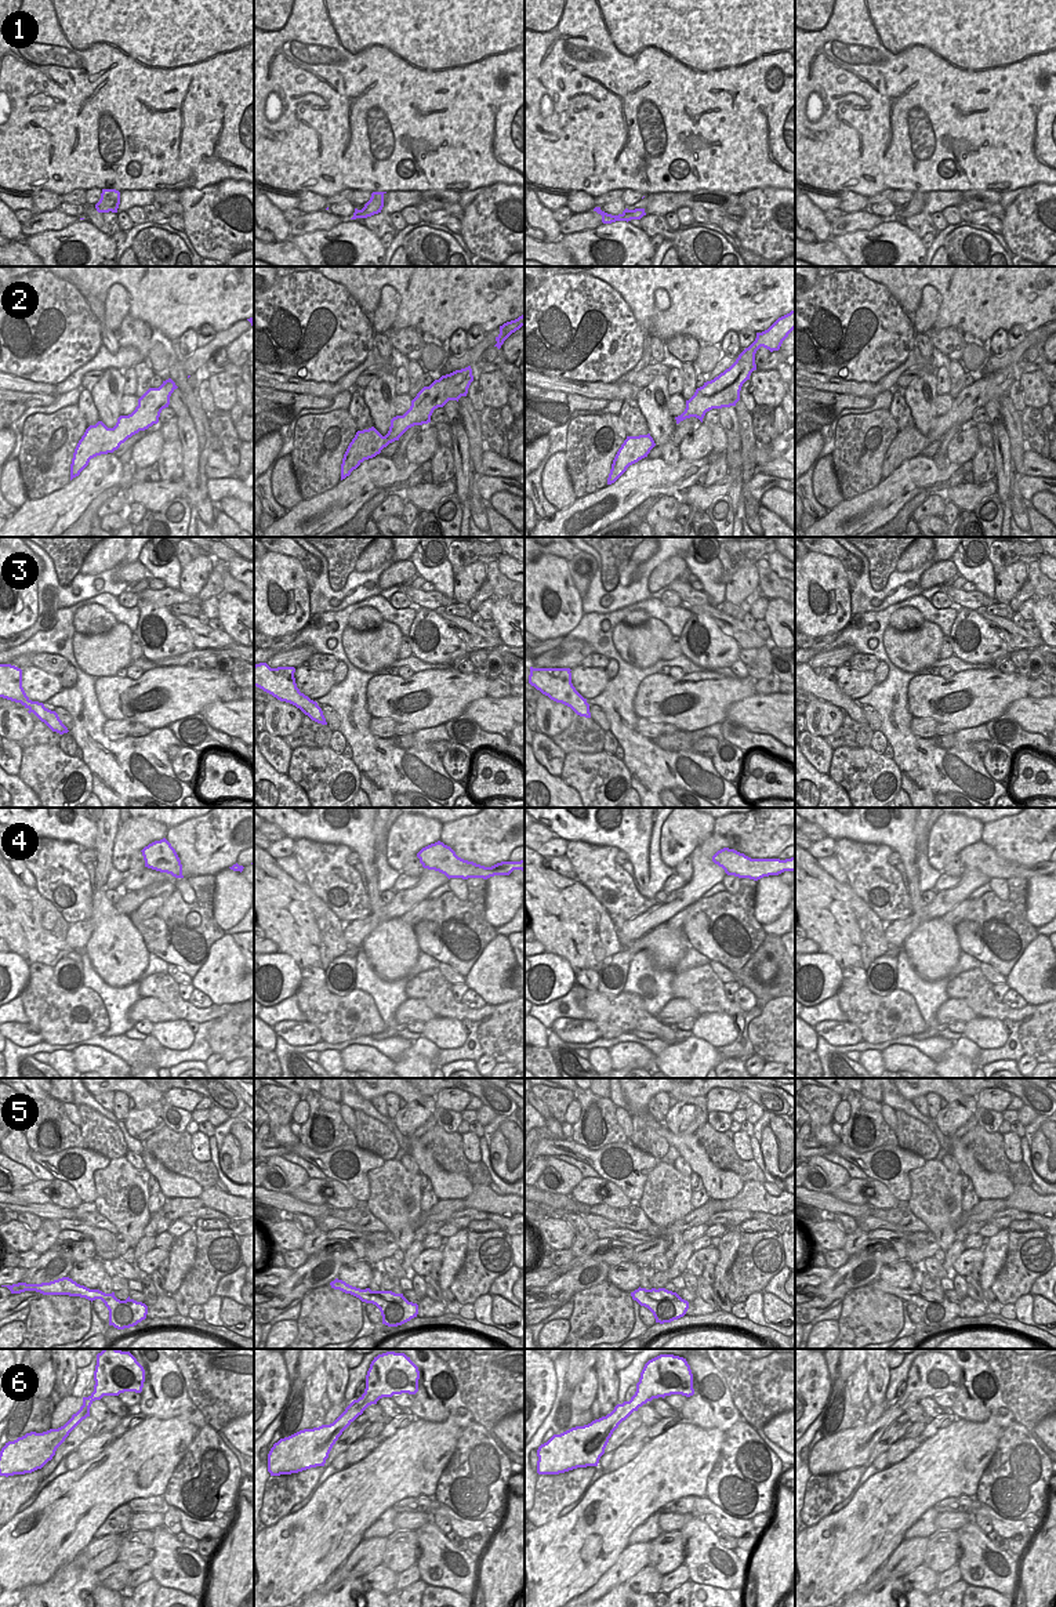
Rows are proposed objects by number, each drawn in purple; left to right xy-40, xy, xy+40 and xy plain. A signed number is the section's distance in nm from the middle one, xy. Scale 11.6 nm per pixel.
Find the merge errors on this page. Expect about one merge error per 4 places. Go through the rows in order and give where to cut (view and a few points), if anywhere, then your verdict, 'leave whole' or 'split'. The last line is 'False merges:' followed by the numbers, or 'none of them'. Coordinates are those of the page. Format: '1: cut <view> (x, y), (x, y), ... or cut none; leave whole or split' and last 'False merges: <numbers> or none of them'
1: cut none; leave whole
2: cut none; leave whole
3: cut none; leave whole
4: cut none; leave whole
5: cut none; leave whole
6: cut none; leave whole
False merges: none of them

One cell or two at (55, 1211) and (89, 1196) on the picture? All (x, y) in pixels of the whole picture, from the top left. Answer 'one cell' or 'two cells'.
two cells

